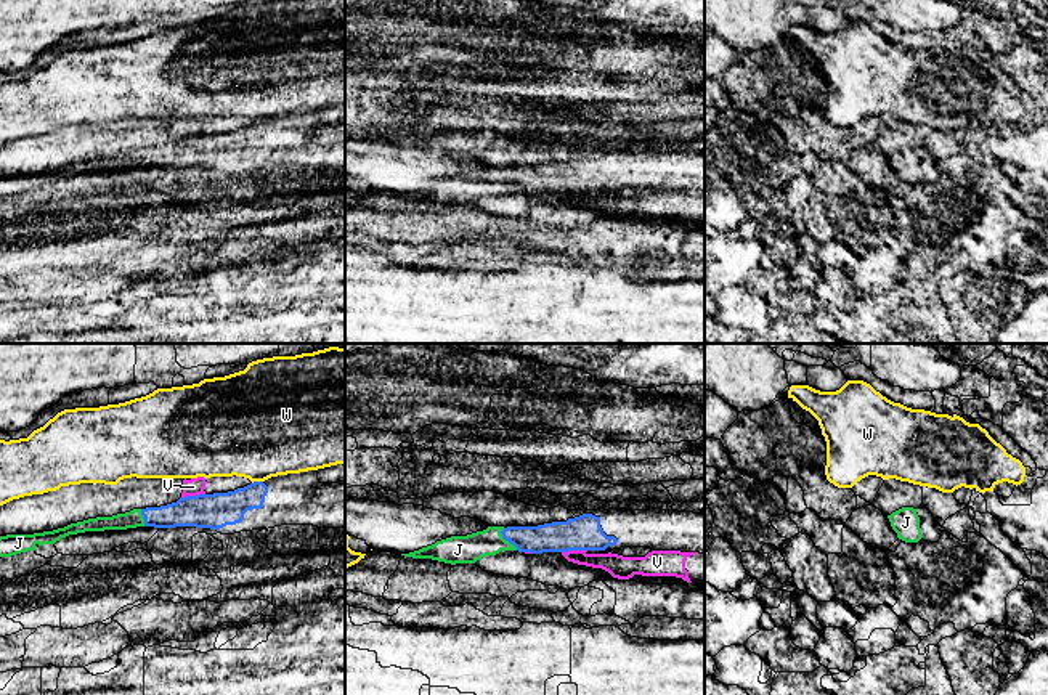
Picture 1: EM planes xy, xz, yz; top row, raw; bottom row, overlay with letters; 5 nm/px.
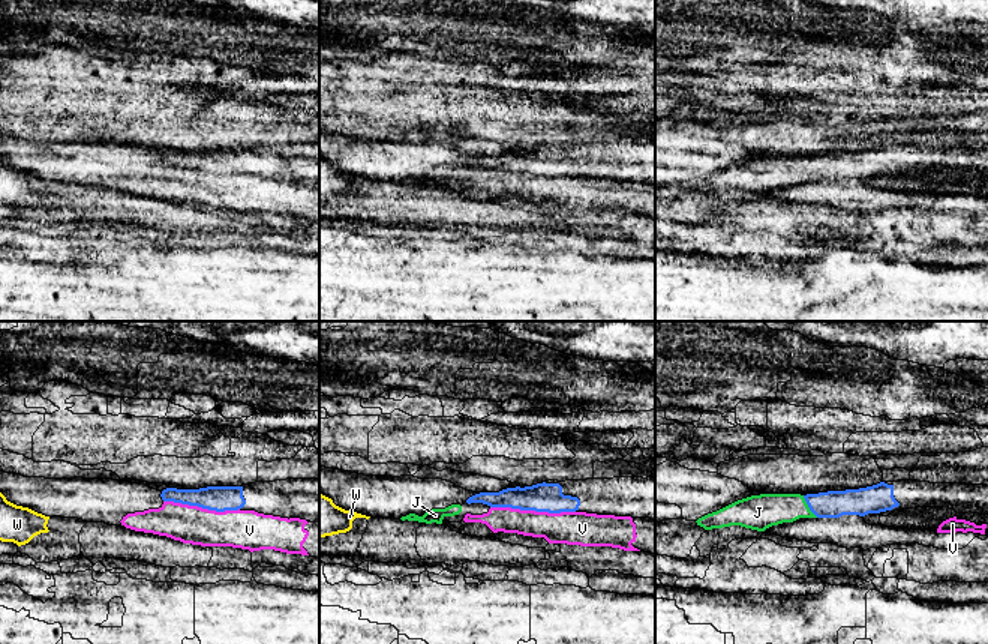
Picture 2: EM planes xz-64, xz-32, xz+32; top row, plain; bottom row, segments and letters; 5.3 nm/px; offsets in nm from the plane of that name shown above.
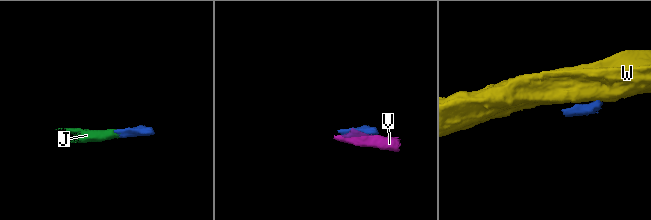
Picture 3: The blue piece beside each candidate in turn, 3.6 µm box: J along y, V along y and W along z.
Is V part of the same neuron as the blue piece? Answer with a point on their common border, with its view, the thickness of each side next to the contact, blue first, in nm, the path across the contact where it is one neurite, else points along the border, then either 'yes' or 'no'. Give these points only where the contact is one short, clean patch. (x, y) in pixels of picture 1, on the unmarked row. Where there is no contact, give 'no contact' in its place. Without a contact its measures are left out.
meets blue in xz at (573, 190); 180 nm thick on the blue side, 120 nm on the other; no

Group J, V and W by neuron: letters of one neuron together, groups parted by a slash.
J / V / W

